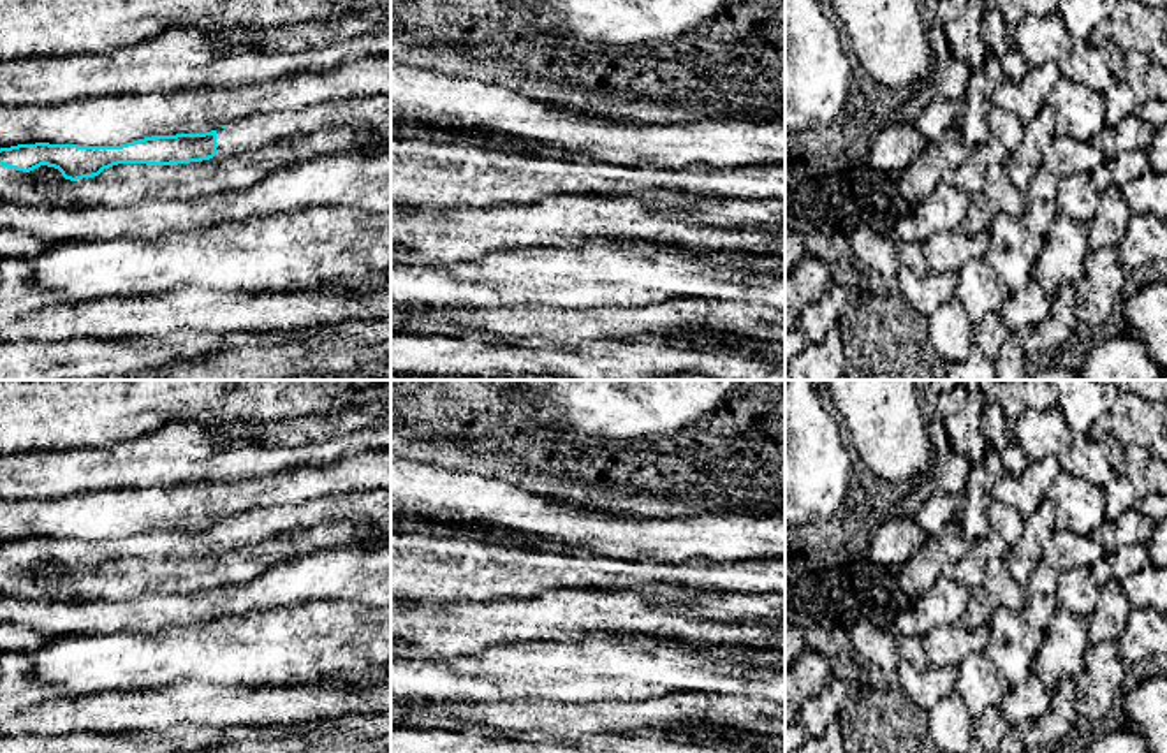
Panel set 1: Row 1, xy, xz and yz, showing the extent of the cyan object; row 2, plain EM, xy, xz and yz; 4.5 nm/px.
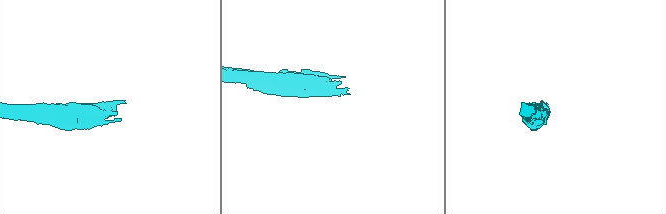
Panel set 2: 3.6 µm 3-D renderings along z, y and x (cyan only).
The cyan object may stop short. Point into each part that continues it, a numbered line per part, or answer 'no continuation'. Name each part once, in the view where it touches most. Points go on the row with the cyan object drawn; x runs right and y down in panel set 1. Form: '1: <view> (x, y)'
1: xy (256, 131)

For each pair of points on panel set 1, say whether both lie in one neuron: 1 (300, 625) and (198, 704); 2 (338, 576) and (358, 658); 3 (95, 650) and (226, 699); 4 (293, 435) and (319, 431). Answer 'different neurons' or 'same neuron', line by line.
1: different neurons
2: different neurons
3: different neurons
4: same neuron

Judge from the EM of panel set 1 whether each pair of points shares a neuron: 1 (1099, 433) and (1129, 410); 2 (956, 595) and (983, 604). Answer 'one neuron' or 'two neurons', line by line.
1: two neurons
2: two neurons

